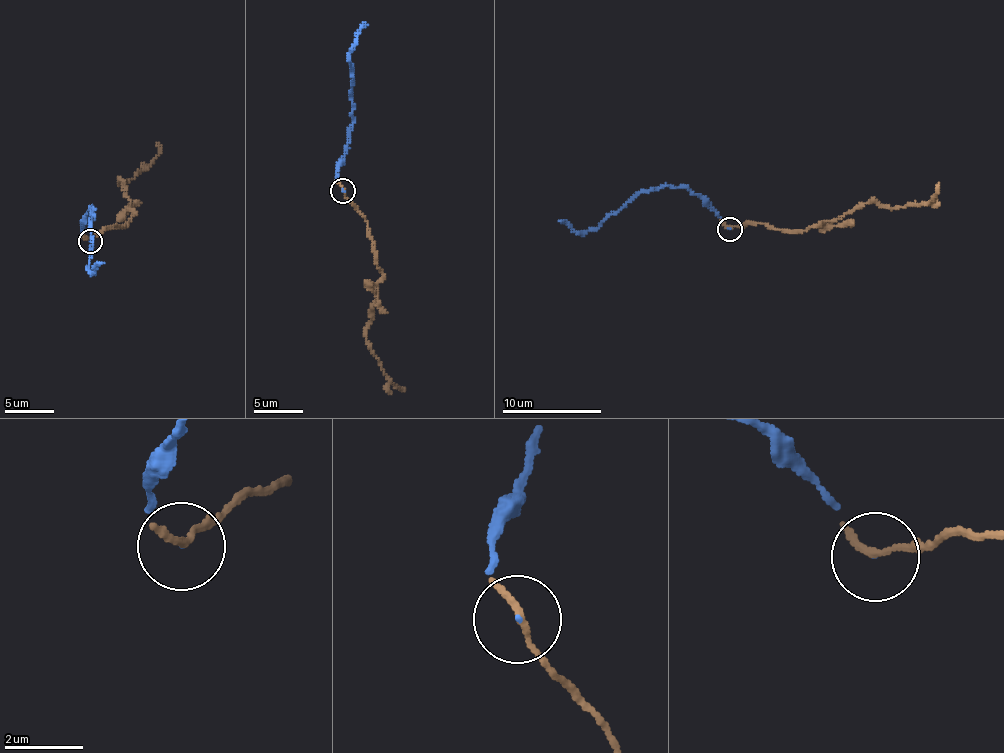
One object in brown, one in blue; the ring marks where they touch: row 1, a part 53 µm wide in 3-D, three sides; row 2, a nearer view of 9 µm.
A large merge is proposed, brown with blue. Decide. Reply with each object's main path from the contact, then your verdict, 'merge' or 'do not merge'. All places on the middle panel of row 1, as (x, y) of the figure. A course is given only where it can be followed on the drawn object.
brown via (342, 191), (365, 219), (377, 268), (382, 272), (369, 321), (368, 349), (400, 389) | blue via (342, 191), (335, 179), (336, 162), (350, 140), (352, 122), (349, 53), (365, 22) | merge

